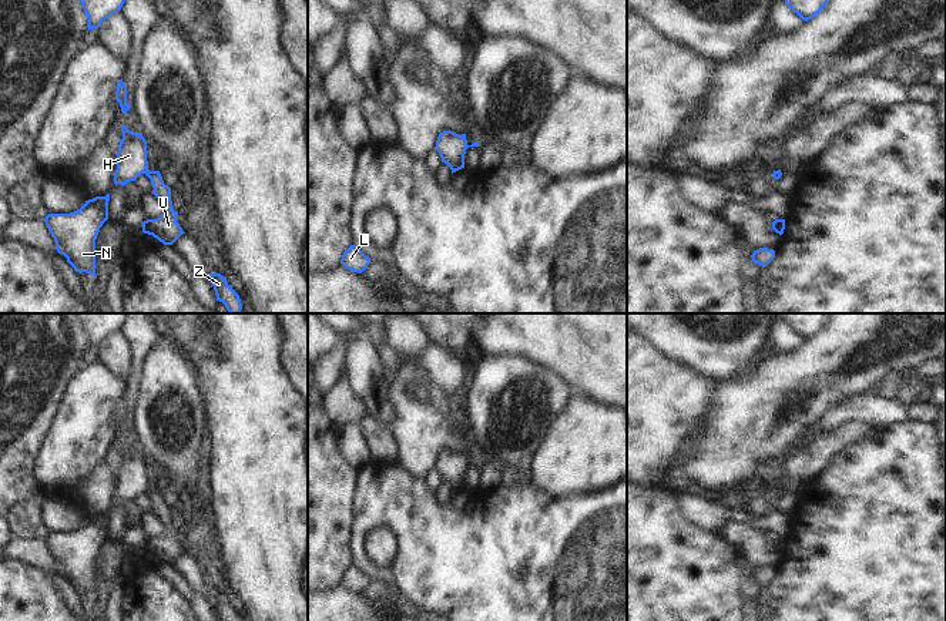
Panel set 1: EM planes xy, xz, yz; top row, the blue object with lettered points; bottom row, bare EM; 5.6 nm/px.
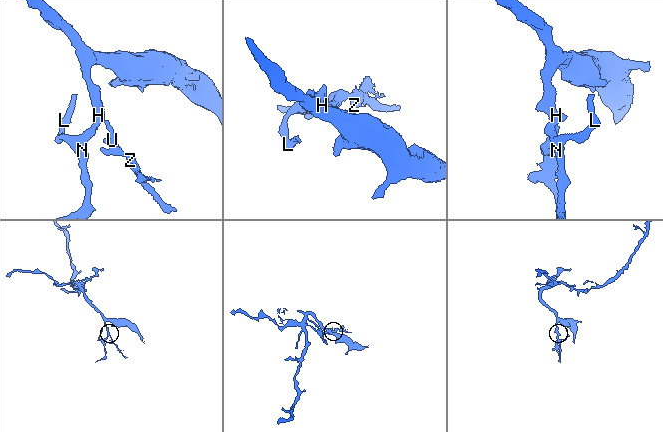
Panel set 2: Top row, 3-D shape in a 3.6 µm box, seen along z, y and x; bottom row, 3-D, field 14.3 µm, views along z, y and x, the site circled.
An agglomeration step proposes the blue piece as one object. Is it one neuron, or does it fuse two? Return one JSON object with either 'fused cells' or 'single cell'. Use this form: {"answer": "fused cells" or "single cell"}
{"answer": "fused cells"}

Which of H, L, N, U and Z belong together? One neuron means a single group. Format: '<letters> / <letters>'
H L N / U Z

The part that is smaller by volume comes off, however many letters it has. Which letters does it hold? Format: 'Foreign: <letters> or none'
Foreign: U, Z

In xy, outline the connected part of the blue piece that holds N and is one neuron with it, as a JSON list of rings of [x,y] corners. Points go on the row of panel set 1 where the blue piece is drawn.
[[[110,194],[95,197],[70,214],[48,214],[44,222],[54,238],[57,252],[67,258],[67,262],[76,272],[87,272],[95,275],[95,239],[103,224],[108,219]]]

